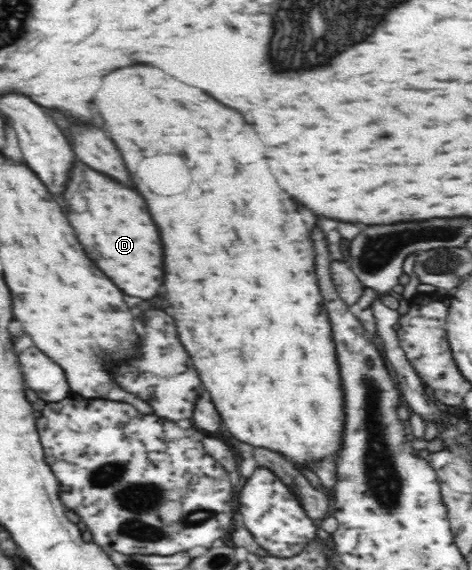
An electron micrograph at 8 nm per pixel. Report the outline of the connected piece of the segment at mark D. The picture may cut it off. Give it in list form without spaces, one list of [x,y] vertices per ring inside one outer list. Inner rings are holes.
[[[76,162],[72,180],[66,190],[66,200],[70,206],[70,222],[78,234],[78,240],[82,242],[86,254],[98,268],[104,270],[104,274],[128,296],[136,296],[140,300],[152,300],[160,294],[160,278],[164,278],[164,262],[160,262],[160,234],[156,234],[156,224],[152,218],[148,218],[148,210],[144,210],[144,198],[136,194],[134,190],[128,190],[114,180],[94,172],[82,162]]]

